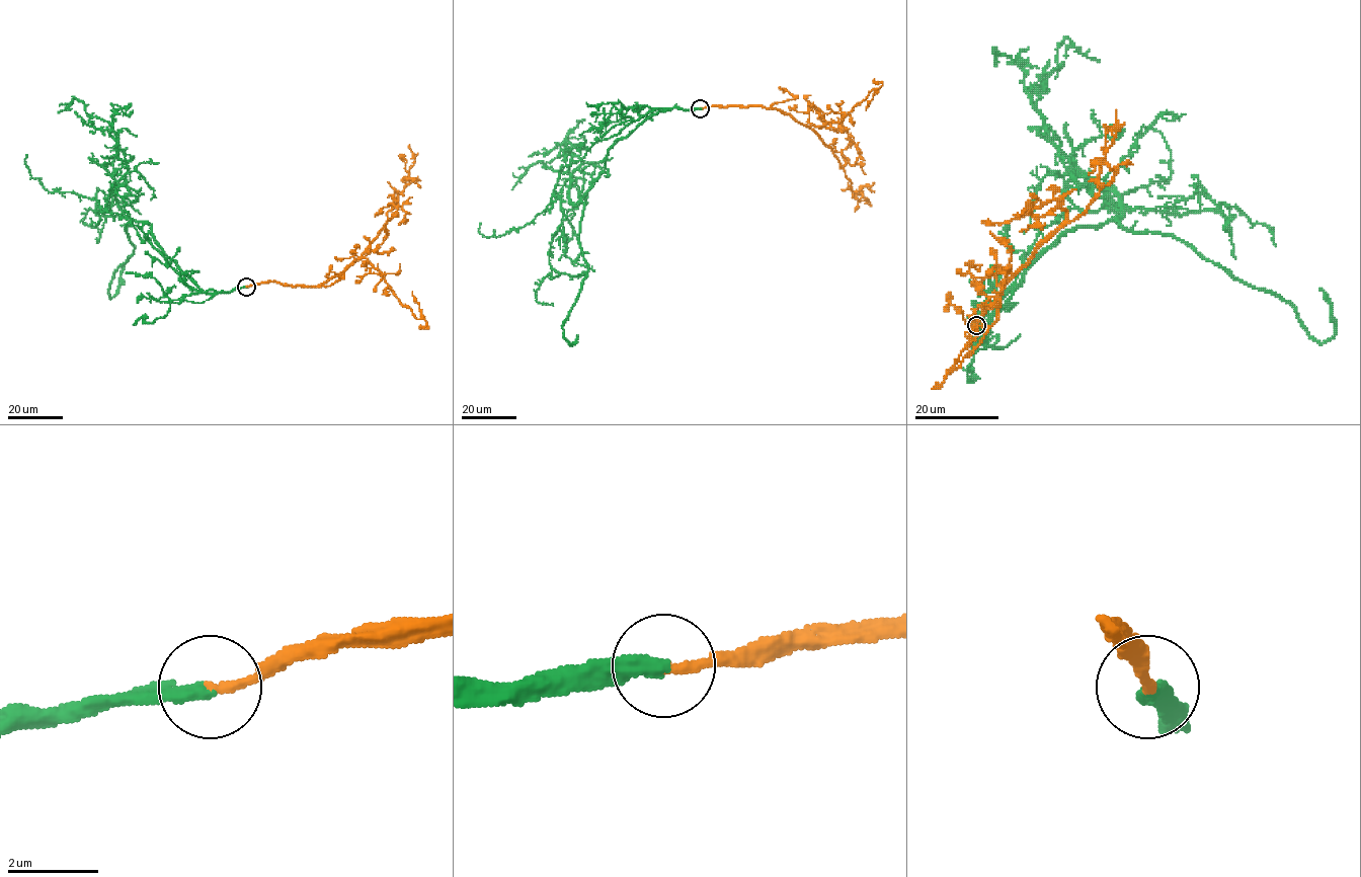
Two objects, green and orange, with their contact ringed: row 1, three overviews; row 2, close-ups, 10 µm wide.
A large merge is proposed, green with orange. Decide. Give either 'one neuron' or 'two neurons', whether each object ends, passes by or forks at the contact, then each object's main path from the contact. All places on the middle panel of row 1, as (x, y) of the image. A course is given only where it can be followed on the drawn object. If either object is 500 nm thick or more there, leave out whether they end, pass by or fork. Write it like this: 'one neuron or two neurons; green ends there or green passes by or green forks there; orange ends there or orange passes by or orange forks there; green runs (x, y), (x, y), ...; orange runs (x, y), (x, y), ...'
one neuron; green ends there; orange ends there; green runs (700, 108), (651, 113), (608, 151), (578, 204), (564, 166), (550, 203), (530, 223), (484, 237), (480, 222); orange runs (700, 108), (771, 107), (791, 114), (832, 150), (853, 195), (859, 201), (862, 193), (863, 201)

